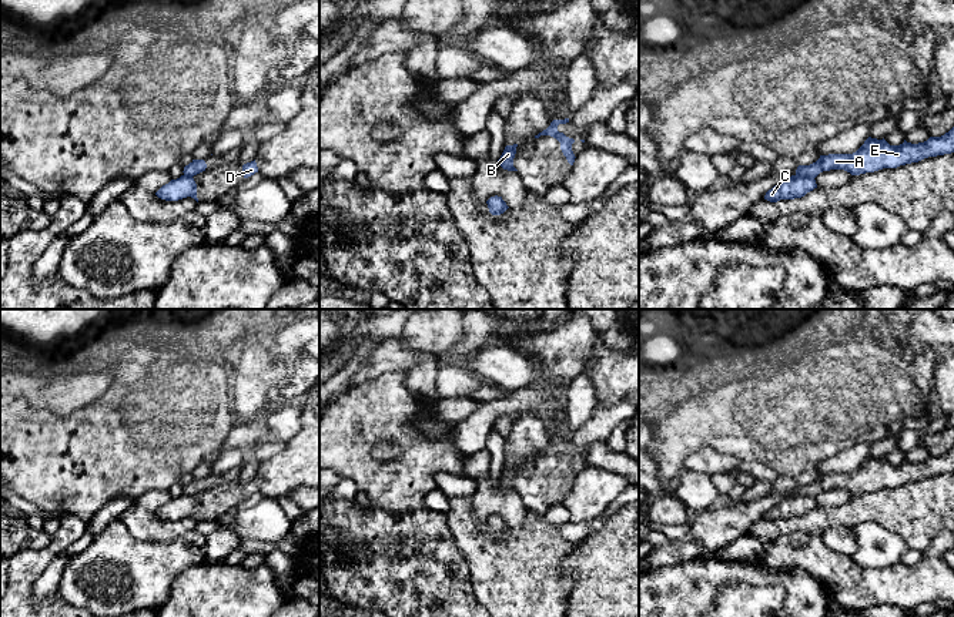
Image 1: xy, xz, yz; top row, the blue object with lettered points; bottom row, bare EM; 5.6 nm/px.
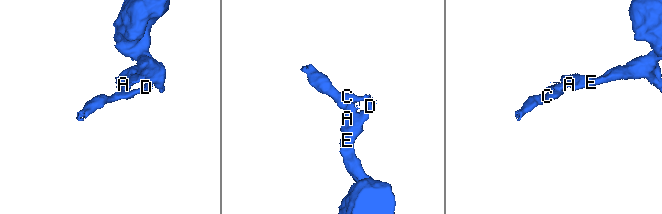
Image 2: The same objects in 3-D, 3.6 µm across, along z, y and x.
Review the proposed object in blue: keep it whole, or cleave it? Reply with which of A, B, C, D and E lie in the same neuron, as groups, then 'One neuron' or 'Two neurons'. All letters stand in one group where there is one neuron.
Groups: A B E / C D. Two neurons

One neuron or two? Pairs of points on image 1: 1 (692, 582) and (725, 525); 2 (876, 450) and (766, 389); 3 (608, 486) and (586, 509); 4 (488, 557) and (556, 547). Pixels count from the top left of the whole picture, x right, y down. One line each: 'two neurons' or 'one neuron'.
1: two neurons
2: two neurons
3: one neuron
4: one neuron

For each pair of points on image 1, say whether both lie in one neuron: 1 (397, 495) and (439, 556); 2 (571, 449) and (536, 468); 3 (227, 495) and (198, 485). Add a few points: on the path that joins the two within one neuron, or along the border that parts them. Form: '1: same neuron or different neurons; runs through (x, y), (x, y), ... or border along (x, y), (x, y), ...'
1: different neurons; border along (378, 507), (387, 509), (397, 517), (428, 510)
2: same neuron; runs through (562, 453), (545, 468)
3: different neurons; border along (237, 479), (206, 488), (193, 496)

